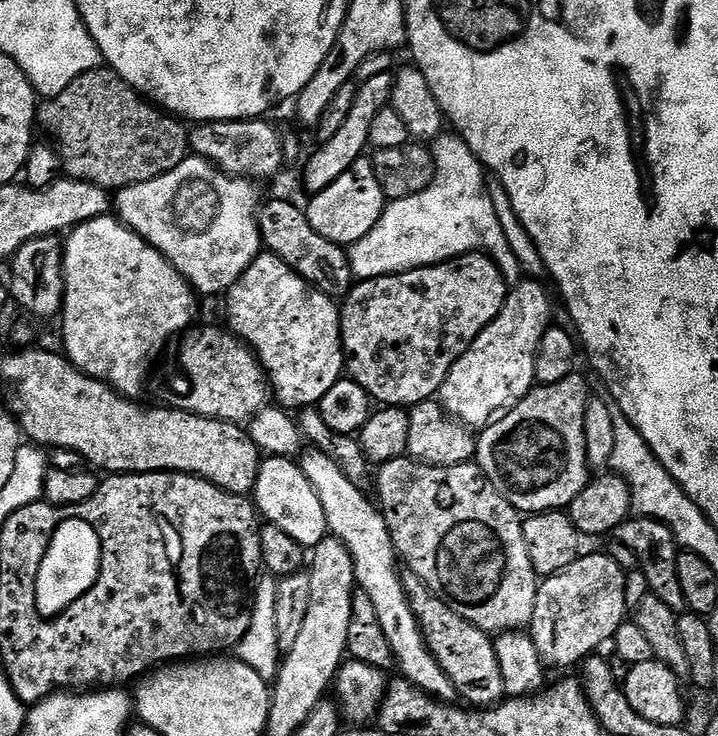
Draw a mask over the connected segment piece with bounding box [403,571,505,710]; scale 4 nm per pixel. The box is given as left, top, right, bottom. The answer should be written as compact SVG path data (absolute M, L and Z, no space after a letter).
M405 571L403 578L408 601L414 610L414 618L420 623L430 654L434 654L438 666L446 670L446 678L454 682L457 693L461 697L465 696L469 700L465 700L469 705L480 710L499 704L505 699L505 694L493 637L471 624L466 618L462 618L462 614L450 610L446 602L431 595L422 578L418 578L418 574Z

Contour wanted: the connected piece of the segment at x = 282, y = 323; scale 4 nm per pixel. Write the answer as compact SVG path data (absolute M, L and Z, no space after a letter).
M267 250L261 251L254 262L244 271L242 278L230 286L223 297L228 311L227 327L239 336L256 354L264 367L270 392L288 410L303 410L319 405L320 399L342 379L346 368L344 344L340 341L340 308L333 297L308 284L280 256Z

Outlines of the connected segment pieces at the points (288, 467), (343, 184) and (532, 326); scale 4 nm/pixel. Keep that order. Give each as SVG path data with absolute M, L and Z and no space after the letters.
M268 456L261 463L254 489L254 504L267 523L280 527L305 550L316 548L318 542L322 542L329 535L322 502L318 502L314 486L310 486L306 474L295 459Z
M362 158L342 174L342 178L337 178L335 182L330 182L326 190L315 193L312 200L306 204L308 221L322 238L341 246L351 246L356 244L382 218L386 207L386 197L382 186L378 186L378 174L374 174L374 166L371 159Z
M524 278L509 291L504 300L502 310L482 334L469 348L454 362L450 374L438 393L439 403L456 417L462 424L467 424L473 430L483 430L499 417L505 410L513 408L527 392L532 391L536 384L536 355L538 346L542 342L542 334L553 323L554 301L548 297L548 292L539 279Z

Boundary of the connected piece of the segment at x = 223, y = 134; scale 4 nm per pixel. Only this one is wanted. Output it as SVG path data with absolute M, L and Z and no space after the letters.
M253 118L251 120L210 120L200 122L191 129L188 146L195 155L201 156L203 160L208 160L227 176L243 176L246 180L261 182L268 180L271 176L276 176L280 172L280 167L285 167L284 158L284 136L272 124L267 124L267 119Z

